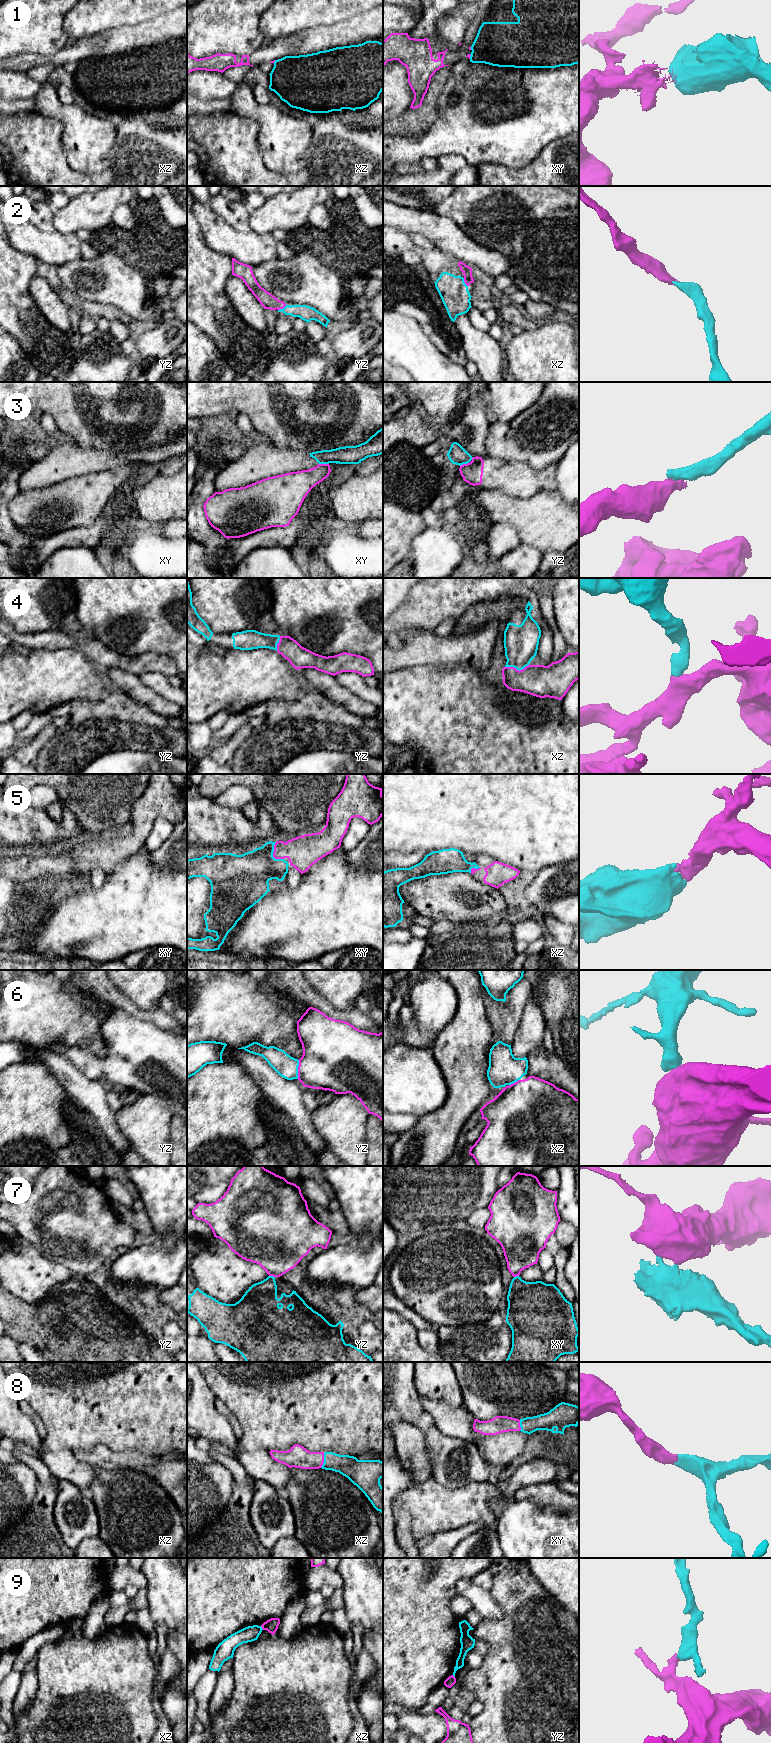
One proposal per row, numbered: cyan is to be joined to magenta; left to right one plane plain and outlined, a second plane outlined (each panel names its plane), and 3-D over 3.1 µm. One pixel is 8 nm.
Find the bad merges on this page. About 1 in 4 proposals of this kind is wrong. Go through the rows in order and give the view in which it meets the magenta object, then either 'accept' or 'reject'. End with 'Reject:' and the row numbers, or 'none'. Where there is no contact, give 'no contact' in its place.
1: meets magenta in xy; reject
2: meets magenta in yz; accept
3: meets magenta in xy; reject
4: meets magenta in xz; accept
5: meets magenta in xy; accept
6: meets magenta in yz; accept
7: meets magenta in yz; reject
8: meets magenta in xz; accept
9: meets magenta in xz; reject
Reject: 1, 3, 7, 9

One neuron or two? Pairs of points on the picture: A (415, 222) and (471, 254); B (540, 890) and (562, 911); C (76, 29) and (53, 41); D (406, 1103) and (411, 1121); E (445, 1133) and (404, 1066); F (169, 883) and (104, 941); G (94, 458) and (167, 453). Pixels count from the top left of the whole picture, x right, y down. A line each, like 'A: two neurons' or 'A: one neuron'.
A: one neuron
B: one neuron
C: two neurons
D: two neurons
E: two neurons
F: one neuron
G: one neuron

